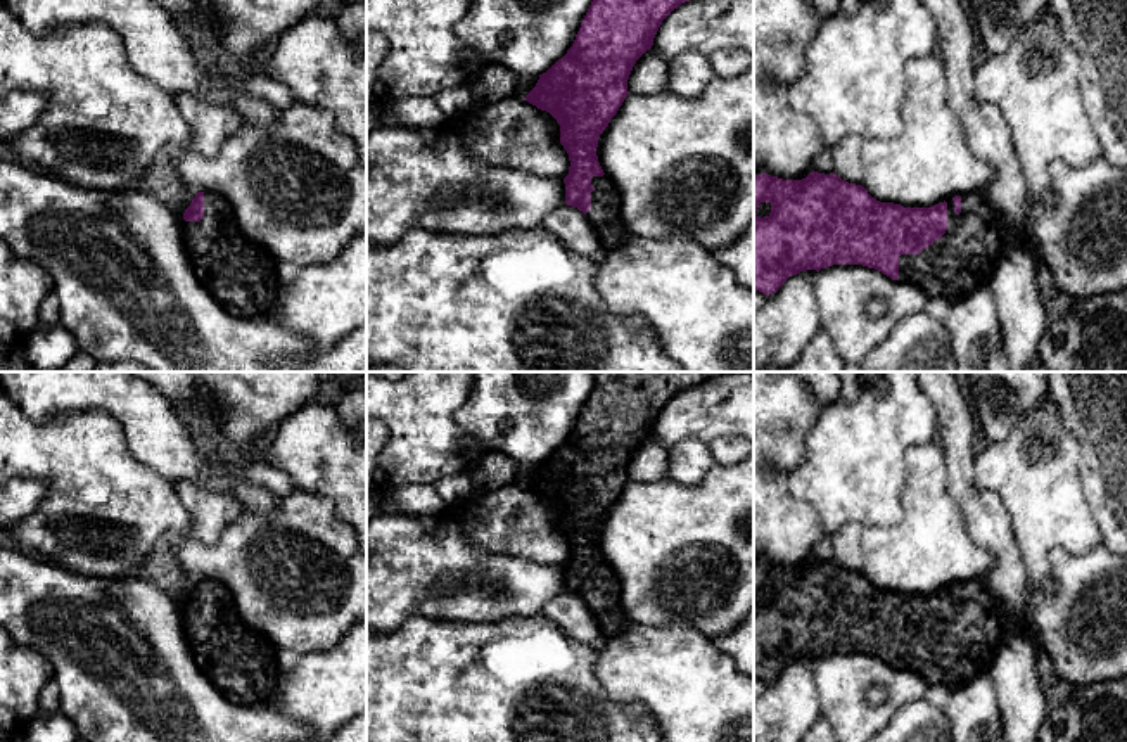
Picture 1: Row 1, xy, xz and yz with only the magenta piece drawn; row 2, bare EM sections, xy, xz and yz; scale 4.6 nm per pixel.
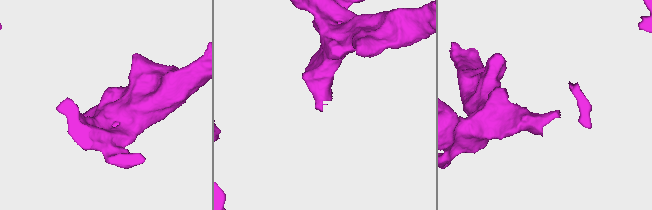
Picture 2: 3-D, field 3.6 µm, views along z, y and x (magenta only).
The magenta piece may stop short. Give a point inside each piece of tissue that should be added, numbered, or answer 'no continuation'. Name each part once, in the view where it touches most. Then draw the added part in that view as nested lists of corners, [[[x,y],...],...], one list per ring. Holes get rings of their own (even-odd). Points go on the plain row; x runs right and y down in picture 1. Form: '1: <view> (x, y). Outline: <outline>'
1: yz (963, 646). Outline: [[[982,579],[961,583],[961,600],[954,600],[952,585],[947,590],[947,617],[920,642],[899,643],[899,669],[918,673],[926,685],[942,685],[949,692],[987,669],[1003,635],[1001,609]]]

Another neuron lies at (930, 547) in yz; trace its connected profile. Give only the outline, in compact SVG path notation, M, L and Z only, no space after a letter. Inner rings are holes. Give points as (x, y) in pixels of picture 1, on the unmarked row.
M935 439L909 448L906 469L902 517L890 526L864 528L861 572L876 588L904 595L984 579L996 559L973 541L961 507L946 488L942 445Z

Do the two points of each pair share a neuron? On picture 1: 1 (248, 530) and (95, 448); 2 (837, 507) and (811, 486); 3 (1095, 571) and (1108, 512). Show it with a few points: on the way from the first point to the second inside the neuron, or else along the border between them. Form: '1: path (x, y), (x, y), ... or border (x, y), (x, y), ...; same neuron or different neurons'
1: path (210, 550), (197, 550), (133, 486); same neuron
2: path (830, 500), (818, 488); same neuron
3: border (1103, 542), (1108, 549); different neurons

